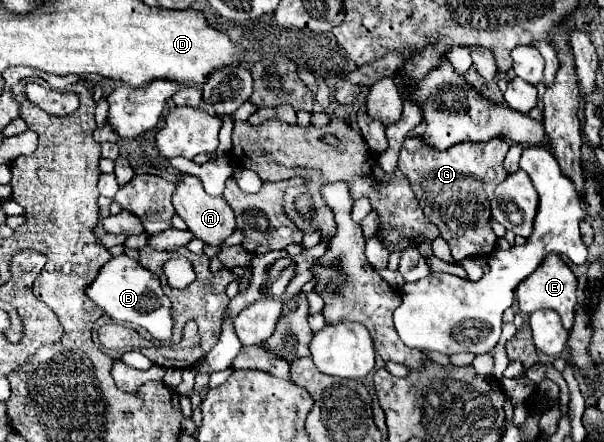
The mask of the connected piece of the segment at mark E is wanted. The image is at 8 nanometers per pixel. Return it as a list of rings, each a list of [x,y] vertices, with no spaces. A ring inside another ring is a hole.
[[[547,256],[537,272],[533,272],[533,276],[527,276],[515,290],[515,296],[517,296],[517,302],[519,302],[519,310],[523,314],[531,314],[535,310],[541,310],[541,308],[551,308],[555,310],[559,316],[561,316],[561,322],[565,326],[565,330],[571,330],[573,322],[575,322],[575,308],[577,308],[577,278],[575,274],[571,272],[571,268],[557,256]]]

